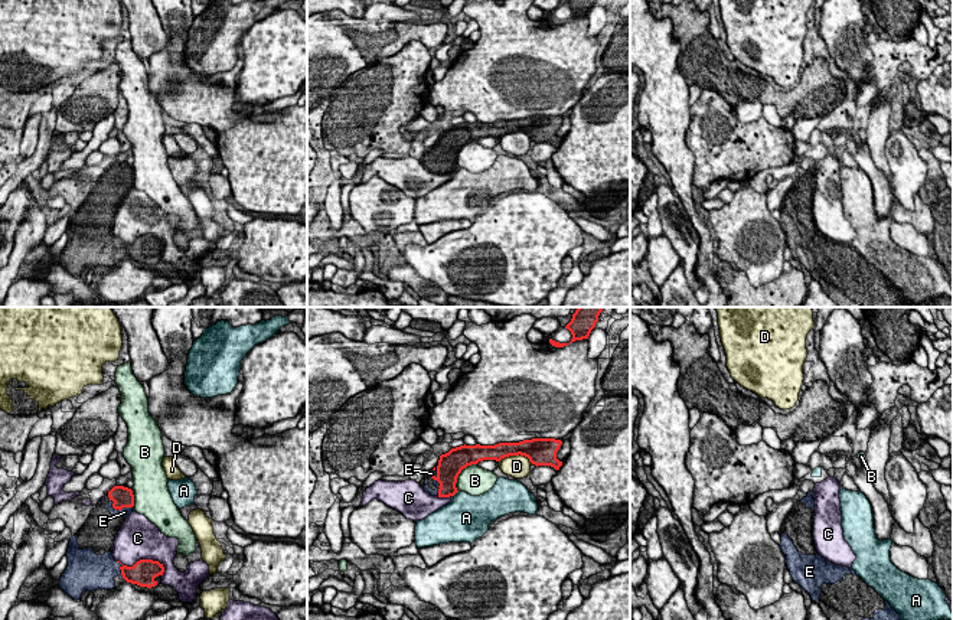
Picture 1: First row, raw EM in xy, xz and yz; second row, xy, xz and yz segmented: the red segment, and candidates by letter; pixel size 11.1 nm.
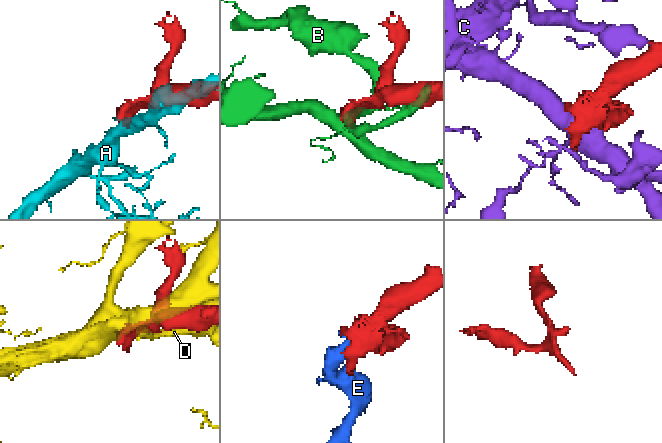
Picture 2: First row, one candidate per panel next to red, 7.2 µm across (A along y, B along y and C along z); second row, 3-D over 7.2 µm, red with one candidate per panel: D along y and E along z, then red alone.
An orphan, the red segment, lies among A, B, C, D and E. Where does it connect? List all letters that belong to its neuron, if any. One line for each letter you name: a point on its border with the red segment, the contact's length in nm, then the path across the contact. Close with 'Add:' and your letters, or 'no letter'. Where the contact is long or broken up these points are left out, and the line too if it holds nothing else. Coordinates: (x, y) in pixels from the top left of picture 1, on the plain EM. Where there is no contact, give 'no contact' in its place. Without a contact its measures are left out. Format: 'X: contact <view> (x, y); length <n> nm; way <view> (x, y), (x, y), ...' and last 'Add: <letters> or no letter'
E: contact xy (118, 186); length 280 nm
Add: E

